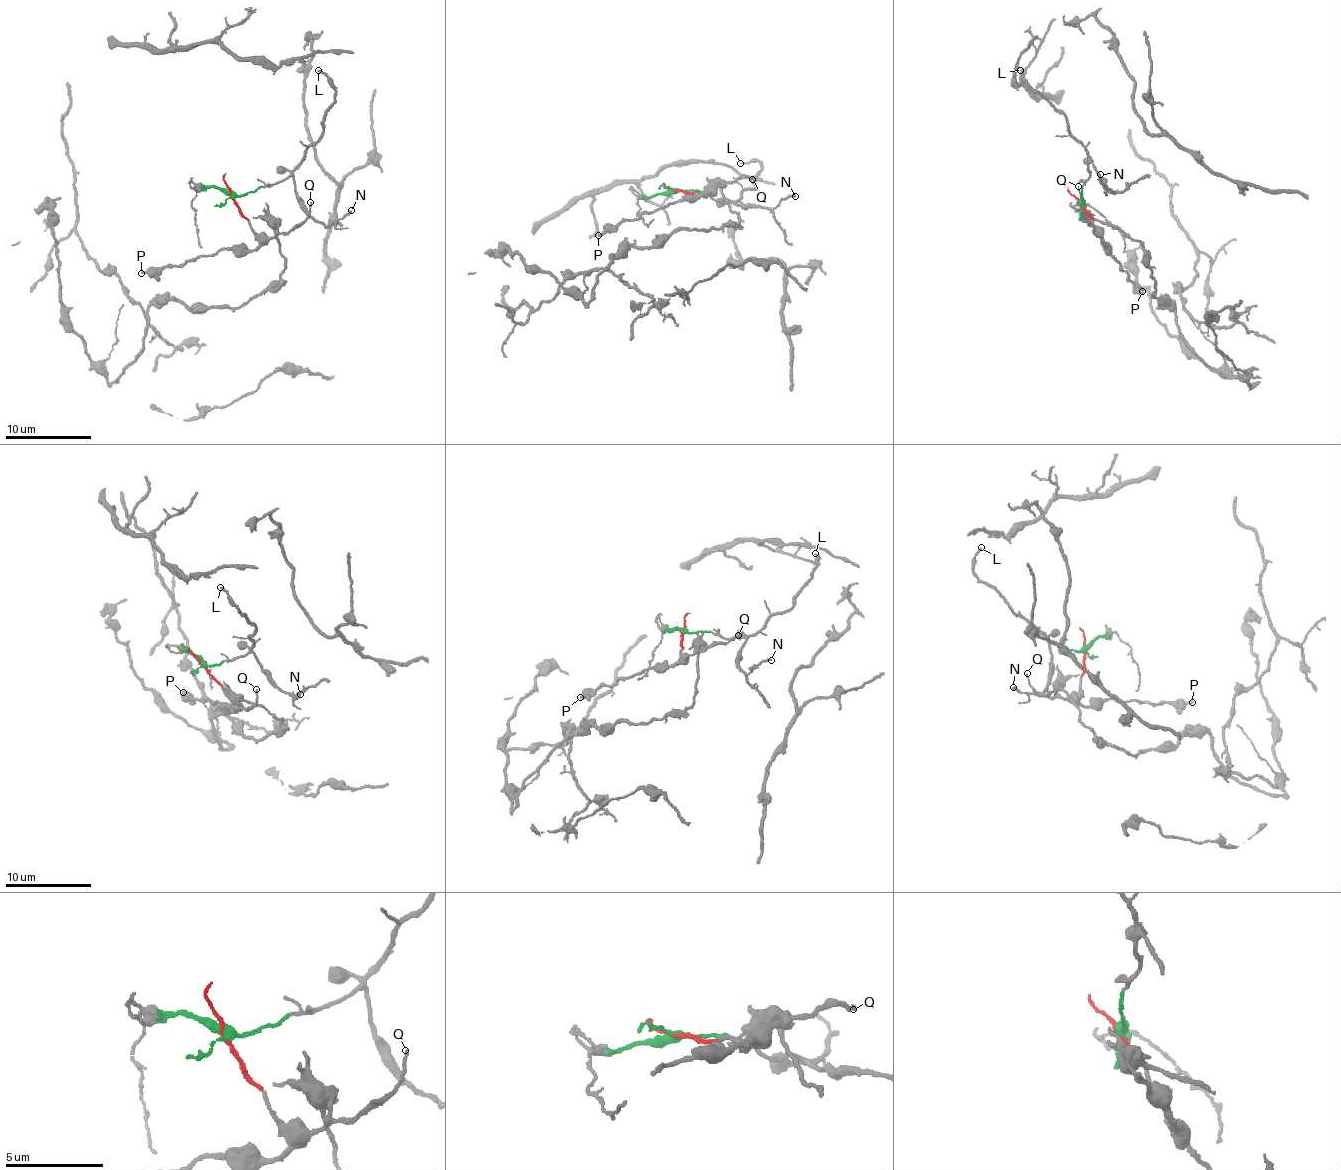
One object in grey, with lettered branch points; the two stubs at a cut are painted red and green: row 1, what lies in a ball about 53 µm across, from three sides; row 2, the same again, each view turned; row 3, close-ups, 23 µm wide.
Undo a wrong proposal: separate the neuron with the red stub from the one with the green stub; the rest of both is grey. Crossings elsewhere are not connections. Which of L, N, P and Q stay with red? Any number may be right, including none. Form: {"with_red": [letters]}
{"with_red": ["P", "Q"]}

